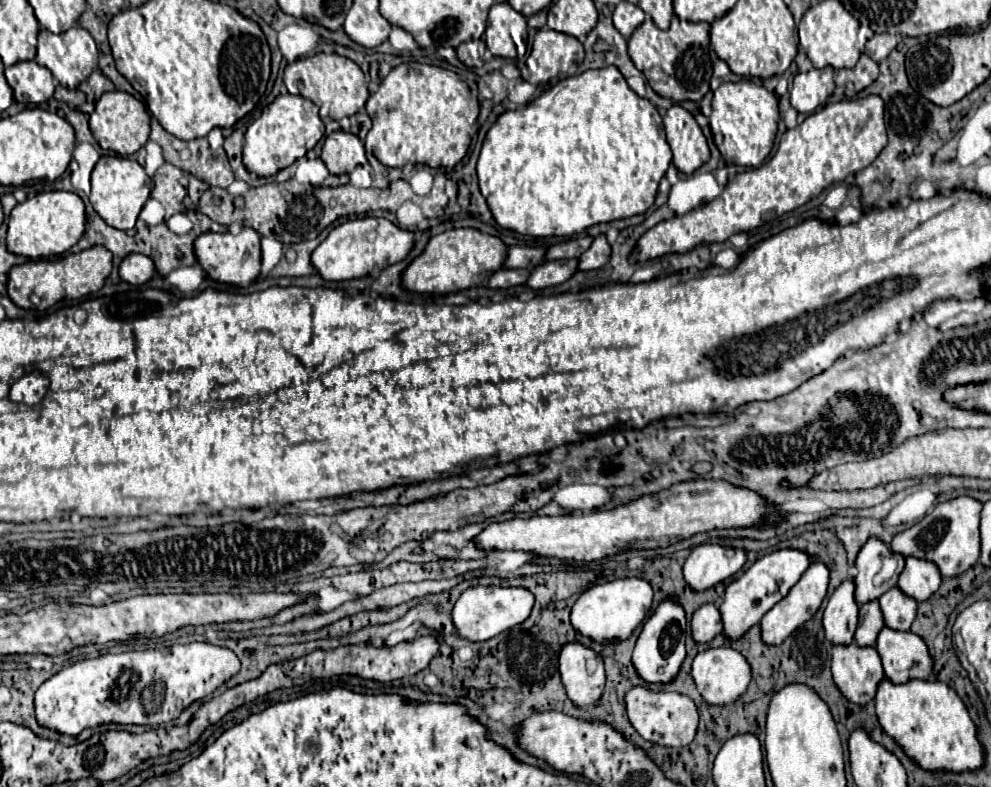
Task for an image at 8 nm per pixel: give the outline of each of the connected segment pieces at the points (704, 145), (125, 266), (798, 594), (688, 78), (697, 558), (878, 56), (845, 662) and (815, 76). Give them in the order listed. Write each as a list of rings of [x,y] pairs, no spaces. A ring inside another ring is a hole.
[[[678,104],[668,108],[668,112],[664,114],[664,128],[666,140],[674,154],[672,162],[680,172],[692,174],[710,160],[708,142],[688,110]]]
[[[128,254],[120,264],[120,278],[128,284],[142,286],[154,276],[154,264],[148,256]]]
[[[812,562],[806,572],[802,574],[802,578],[794,584],[794,588],[788,592],[788,596],[784,596],[772,610],[768,610],[764,614],[764,618],[760,620],[760,632],[762,632],[762,640],[768,646],[776,646],[782,644],[798,626],[802,626],[802,622],[808,622],[816,610],[822,606],[822,600],[826,596],[826,588],[828,588],[828,568],[822,562]]]
[[[648,16],[630,36],[628,54],[634,66],[646,76],[652,90],[664,98],[674,102],[694,100],[700,102],[710,90],[712,62],[708,54],[710,46],[710,24],[706,22],[684,22],[680,18],[672,18],[672,26],[668,30],[660,30],[652,18]]]
[[[702,544],[692,548],[690,556],[684,562],[684,580],[696,590],[708,590],[718,582],[734,576],[746,562],[744,550],[724,548],[720,544]]]
[[[886,32],[884,34],[874,34],[866,44],[866,54],[872,56],[872,60],[880,62],[896,48],[896,44],[898,44],[898,38],[892,36],[892,34],[886,34]]]
[[[848,644],[834,646],[832,676],[848,702],[866,706],[874,700],[876,688],[884,680],[884,670],[876,648]]]
[[[812,68],[794,76],[794,86],[790,92],[792,108],[804,114],[812,114],[818,106],[824,106],[828,96],[834,92],[834,68]]]

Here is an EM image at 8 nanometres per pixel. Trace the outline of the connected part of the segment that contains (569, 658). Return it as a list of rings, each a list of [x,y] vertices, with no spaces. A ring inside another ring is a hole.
[[[572,642],[562,648],[560,674],[568,698],[576,708],[596,706],[604,690],[604,662],[590,648]]]

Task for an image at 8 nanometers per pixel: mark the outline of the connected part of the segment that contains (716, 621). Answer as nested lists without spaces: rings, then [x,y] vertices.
[[[704,604],[700,606],[690,620],[690,630],[692,630],[692,638],[698,644],[710,642],[716,634],[722,632],[722,618],[720,612],[714,604]]]

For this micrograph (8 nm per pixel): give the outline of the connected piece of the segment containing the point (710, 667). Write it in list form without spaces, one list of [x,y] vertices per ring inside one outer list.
[[[724,646],[724,648],[710,648],[700,652],[692,662],[692,680],[696,684],[696,690],[708,704],[732,704],[736,702],[750,684],[750,666],[746,658]]]

